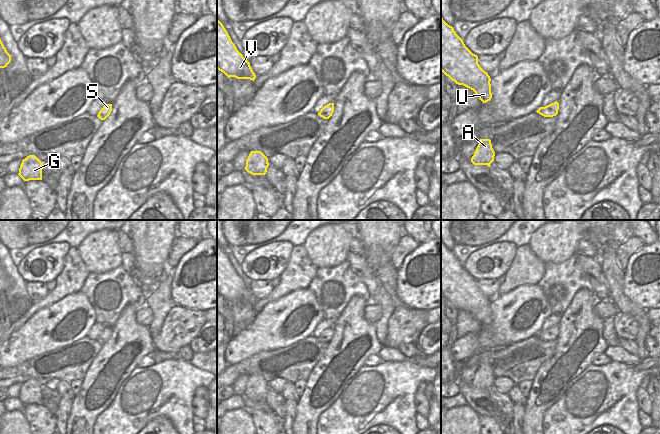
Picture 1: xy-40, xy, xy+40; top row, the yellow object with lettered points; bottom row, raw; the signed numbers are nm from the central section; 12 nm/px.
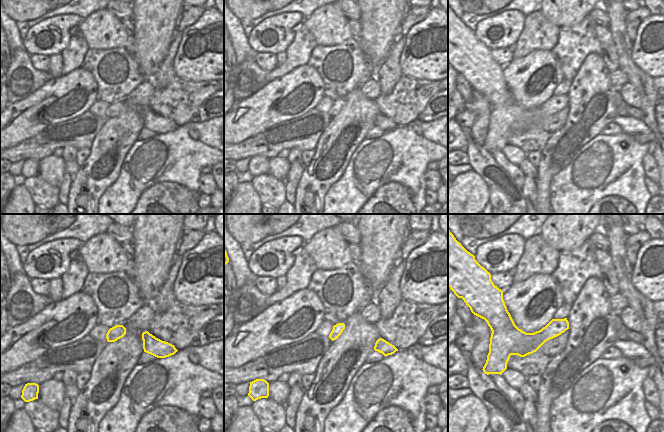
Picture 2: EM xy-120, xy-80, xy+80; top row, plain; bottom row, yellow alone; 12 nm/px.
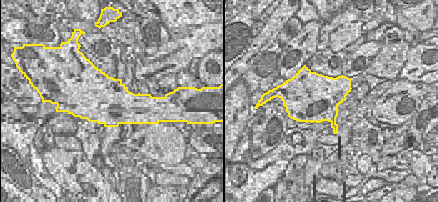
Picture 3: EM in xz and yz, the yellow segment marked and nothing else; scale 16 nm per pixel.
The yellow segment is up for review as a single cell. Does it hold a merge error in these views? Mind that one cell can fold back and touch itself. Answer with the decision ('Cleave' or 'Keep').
Keep

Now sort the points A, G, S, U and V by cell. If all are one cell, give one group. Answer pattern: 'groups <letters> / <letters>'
groups A G S U V

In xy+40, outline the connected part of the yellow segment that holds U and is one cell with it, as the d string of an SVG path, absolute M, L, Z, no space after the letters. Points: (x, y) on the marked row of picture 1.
M441 16L441 71L458 85L475 92L486 103L491 100L491 78L473 54Z

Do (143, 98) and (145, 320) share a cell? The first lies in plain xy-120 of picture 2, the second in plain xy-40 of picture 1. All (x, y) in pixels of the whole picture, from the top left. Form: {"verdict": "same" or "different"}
{"verdict": "same"}

